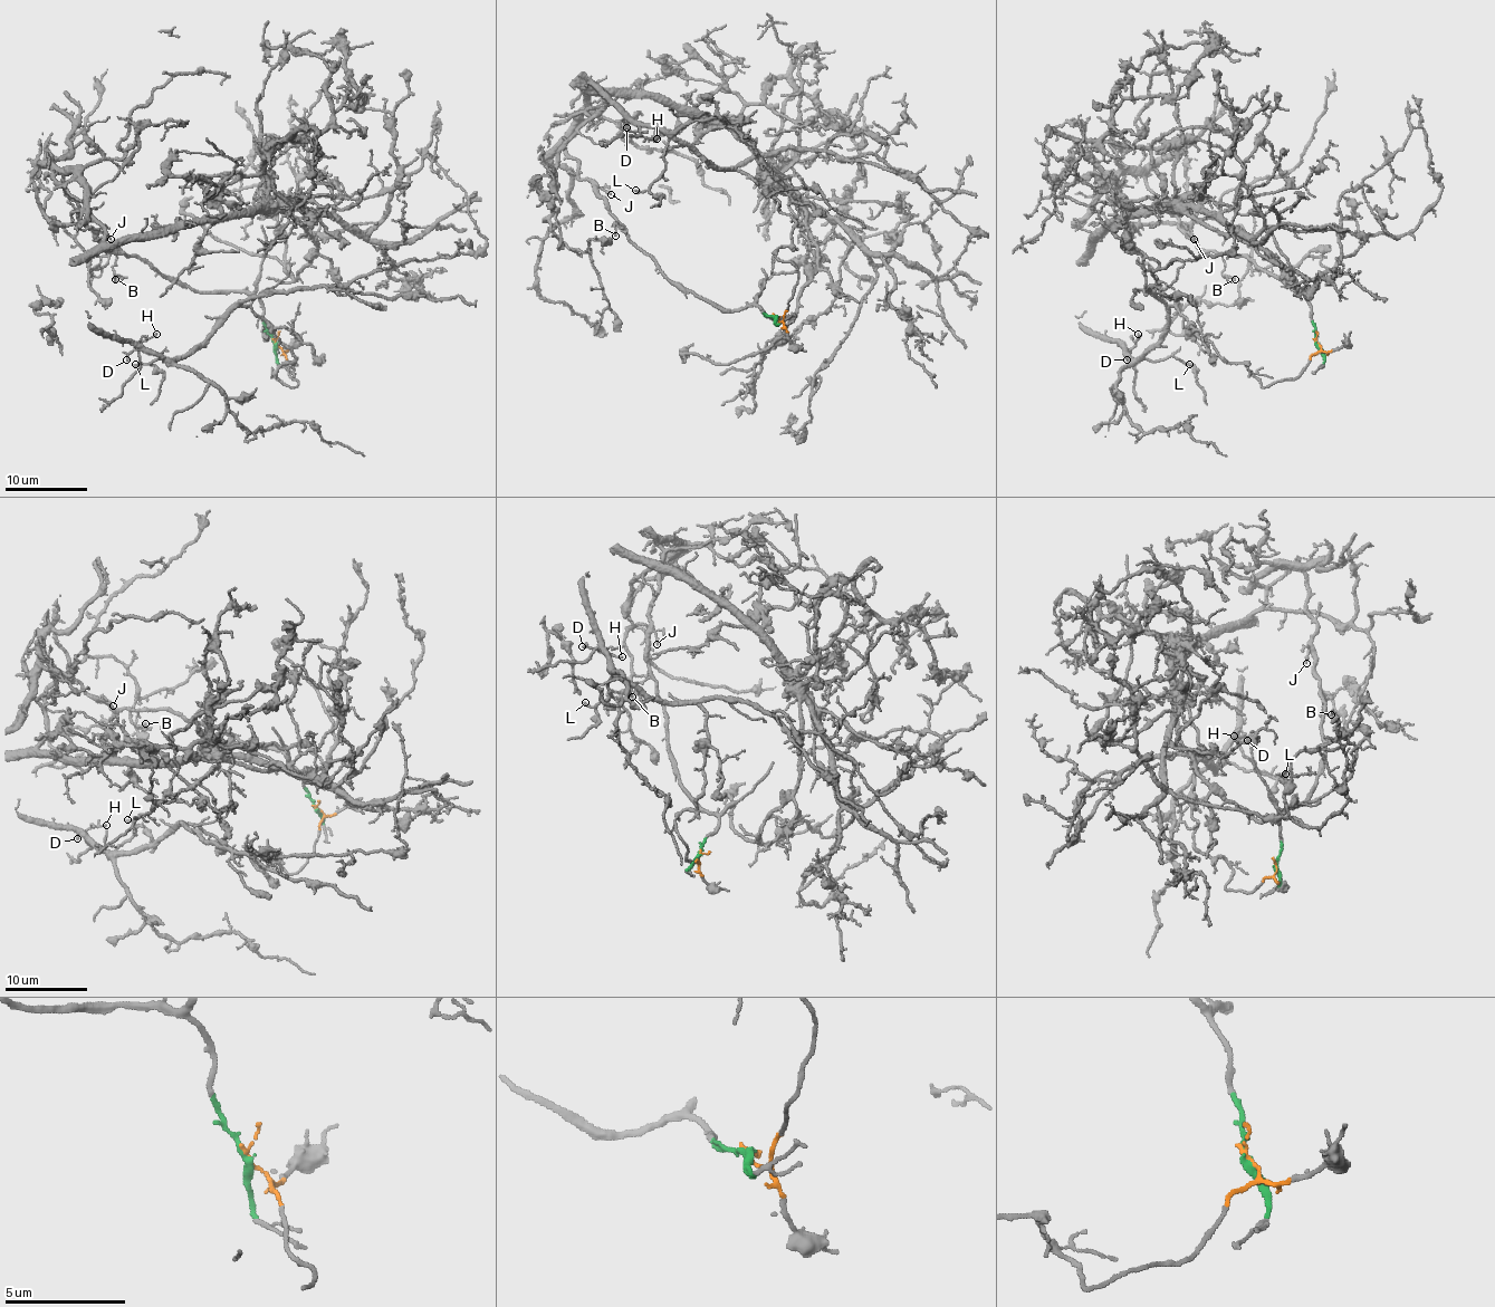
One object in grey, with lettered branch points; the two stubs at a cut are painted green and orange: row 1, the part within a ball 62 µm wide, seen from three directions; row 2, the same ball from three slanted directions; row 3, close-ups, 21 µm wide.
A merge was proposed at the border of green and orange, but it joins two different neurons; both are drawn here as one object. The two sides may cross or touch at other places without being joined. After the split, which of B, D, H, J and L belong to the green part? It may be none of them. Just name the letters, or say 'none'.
B, J

